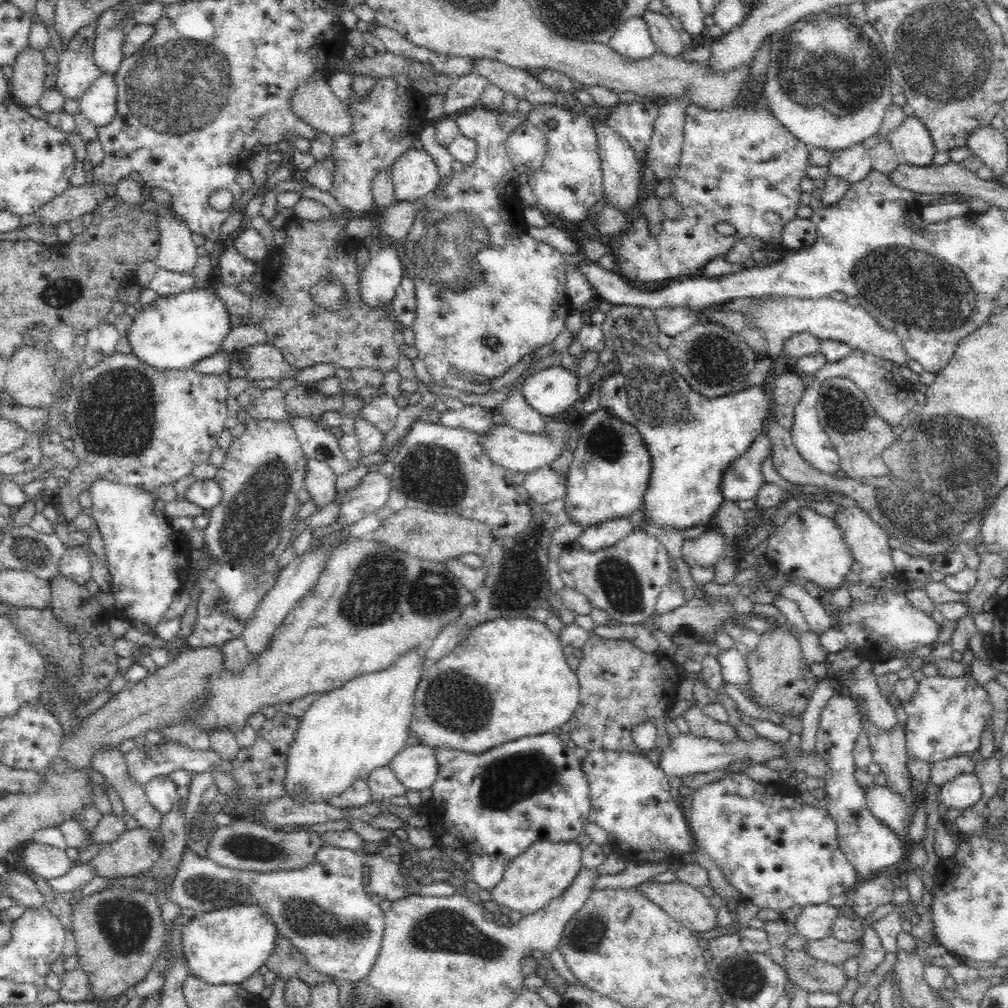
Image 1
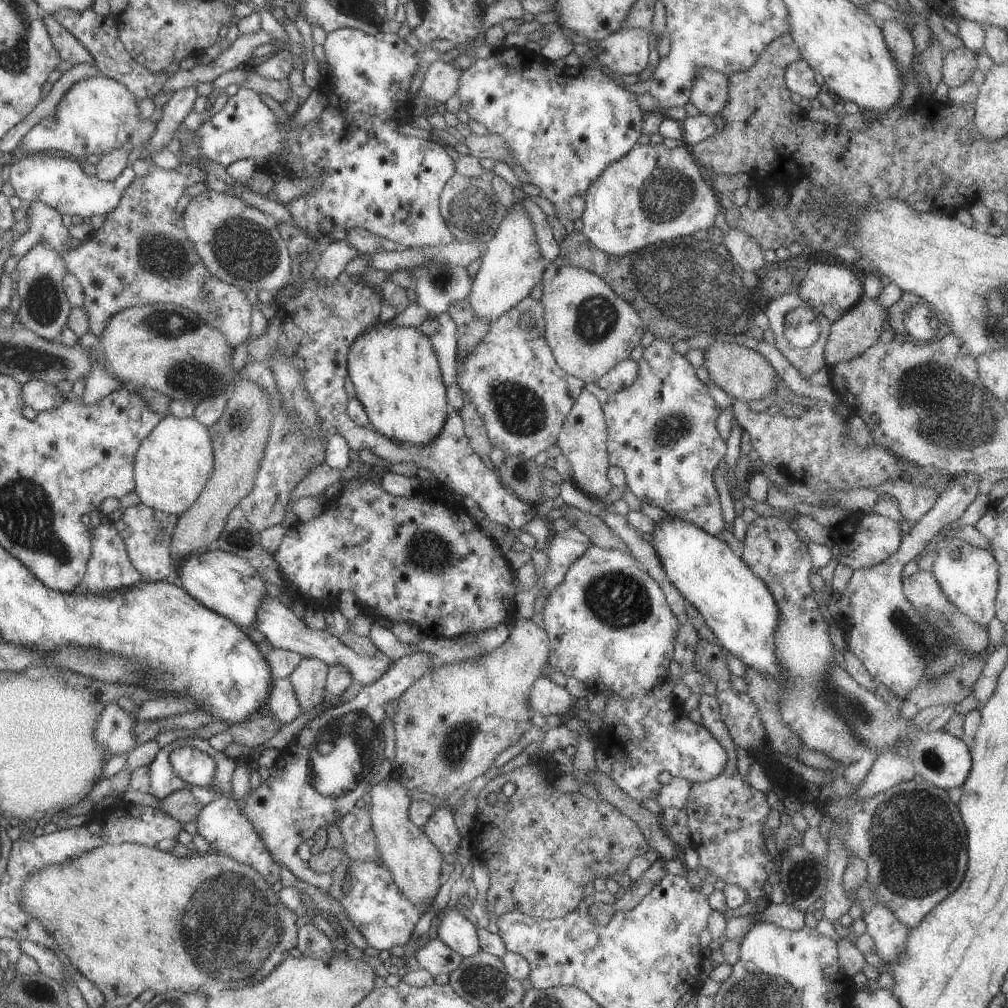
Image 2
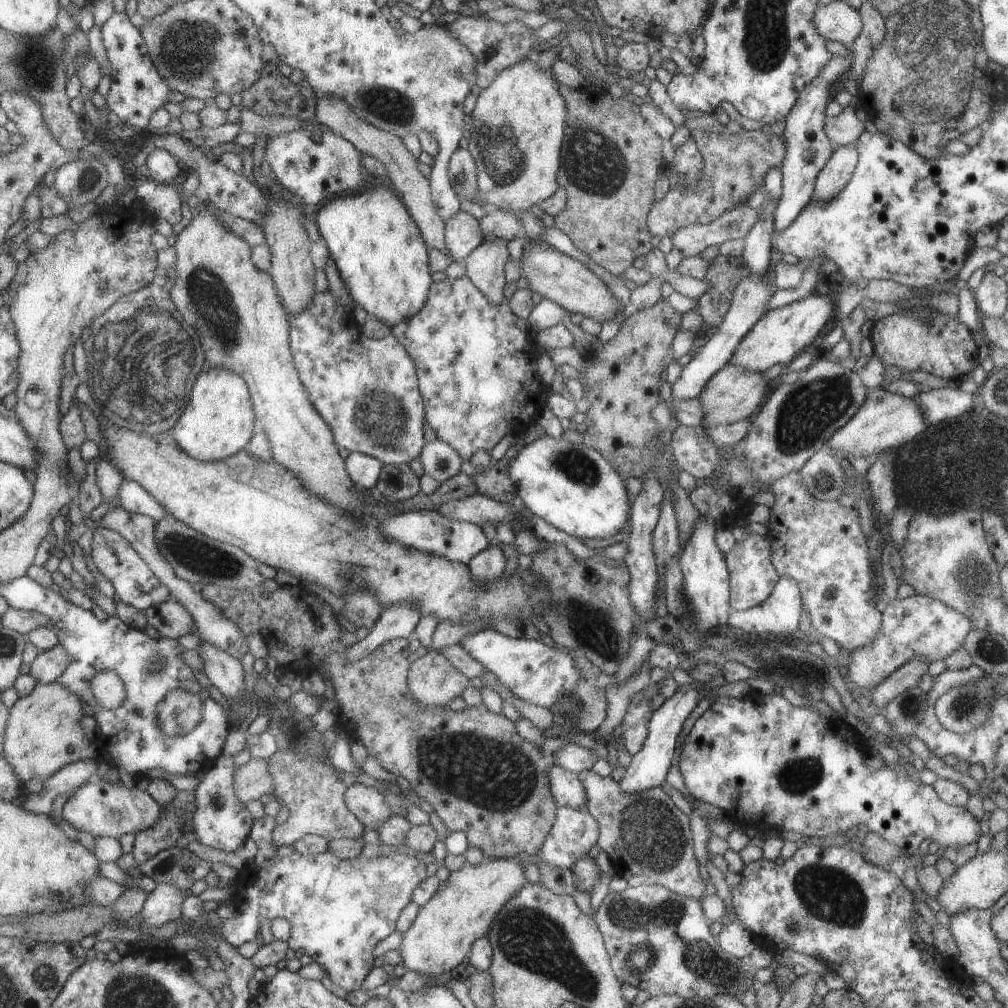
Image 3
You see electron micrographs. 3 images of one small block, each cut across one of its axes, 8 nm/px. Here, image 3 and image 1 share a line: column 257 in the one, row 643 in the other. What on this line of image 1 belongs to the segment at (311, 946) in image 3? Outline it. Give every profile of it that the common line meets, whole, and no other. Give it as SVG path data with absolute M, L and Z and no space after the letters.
M860 506L843 507L836 516L832 517L836 519L840 528L844 529L852 557L861 566L858 584L871 588L875 595L871 600L852 599L846 610L836 607L834 624L824 632L817 633L819 644L824 646L828 653L846 649L849 644L858 654L874 662L891 658L900 652L911 652L917 649L929 651L934 648L936 646L934 641L941 626L936 624L931 616L912 606L906 597L906 592L898 589L901 578L894 566L886 529L882 529L880 524L875 523L874 519L870 518Z

